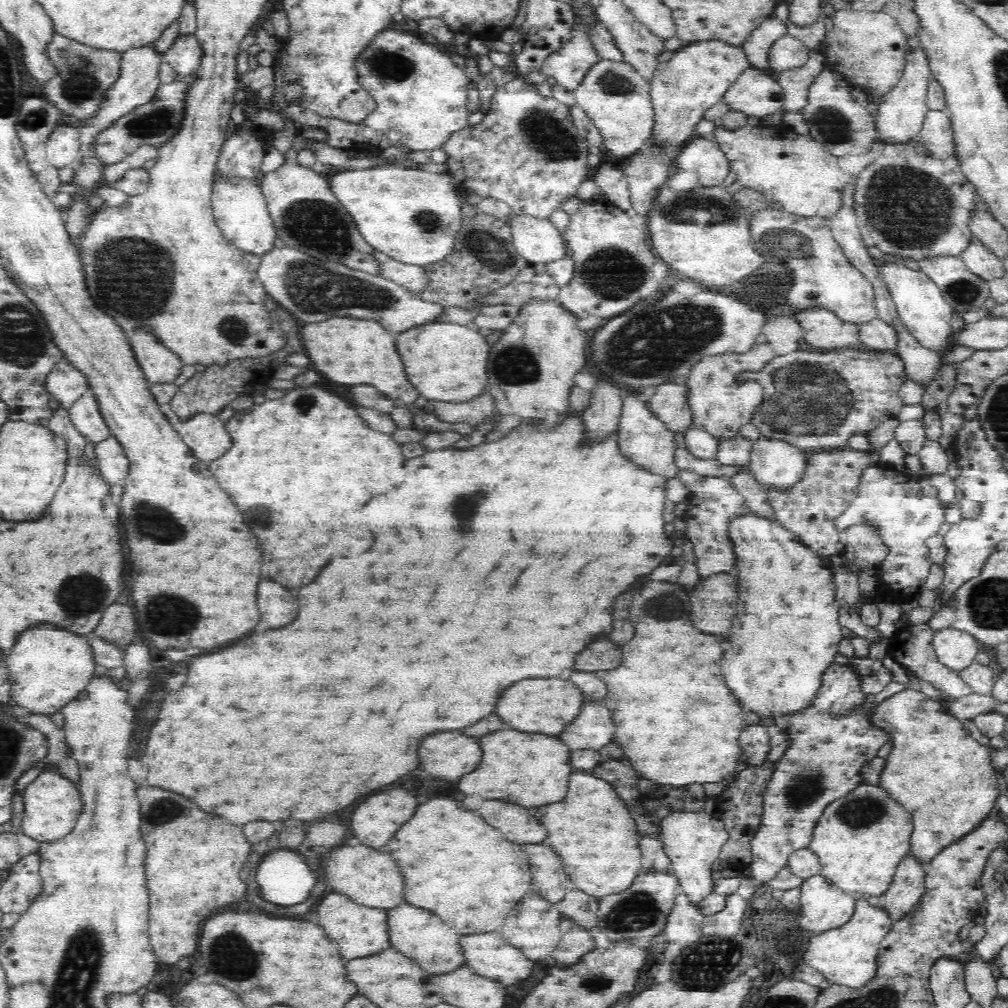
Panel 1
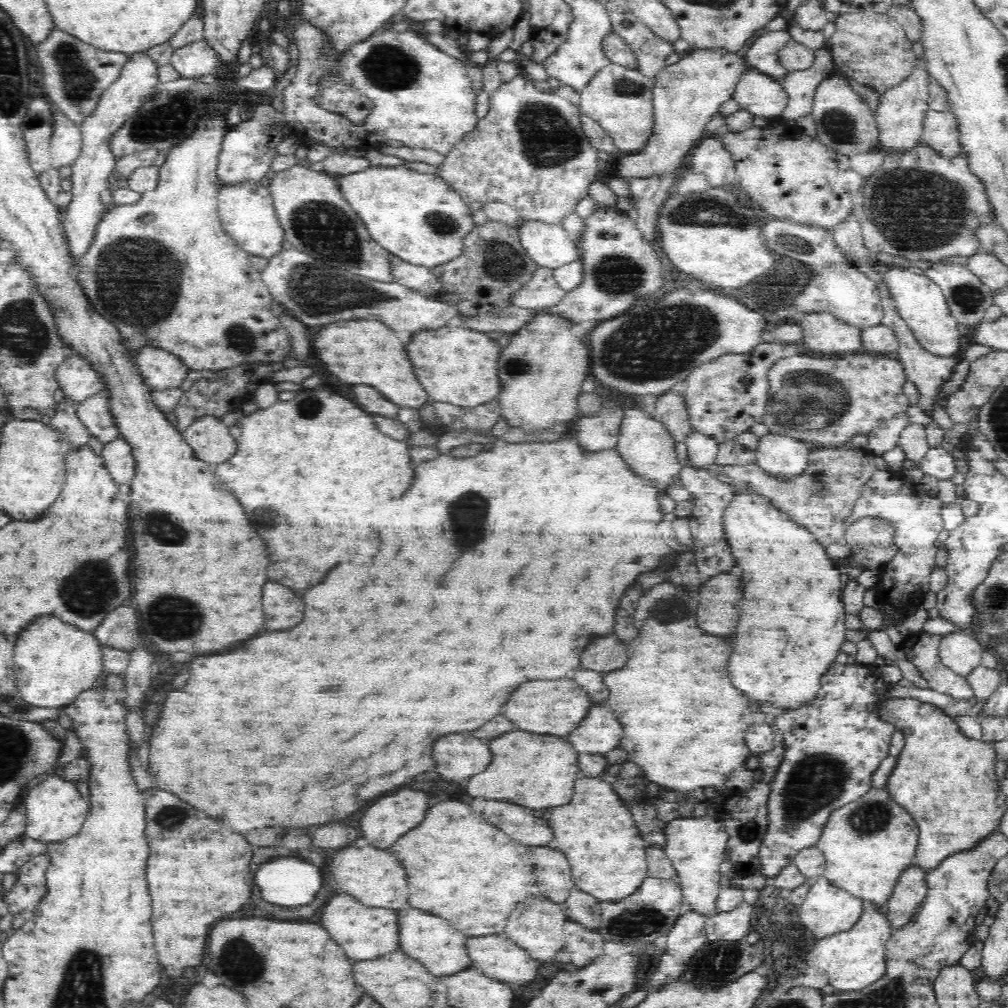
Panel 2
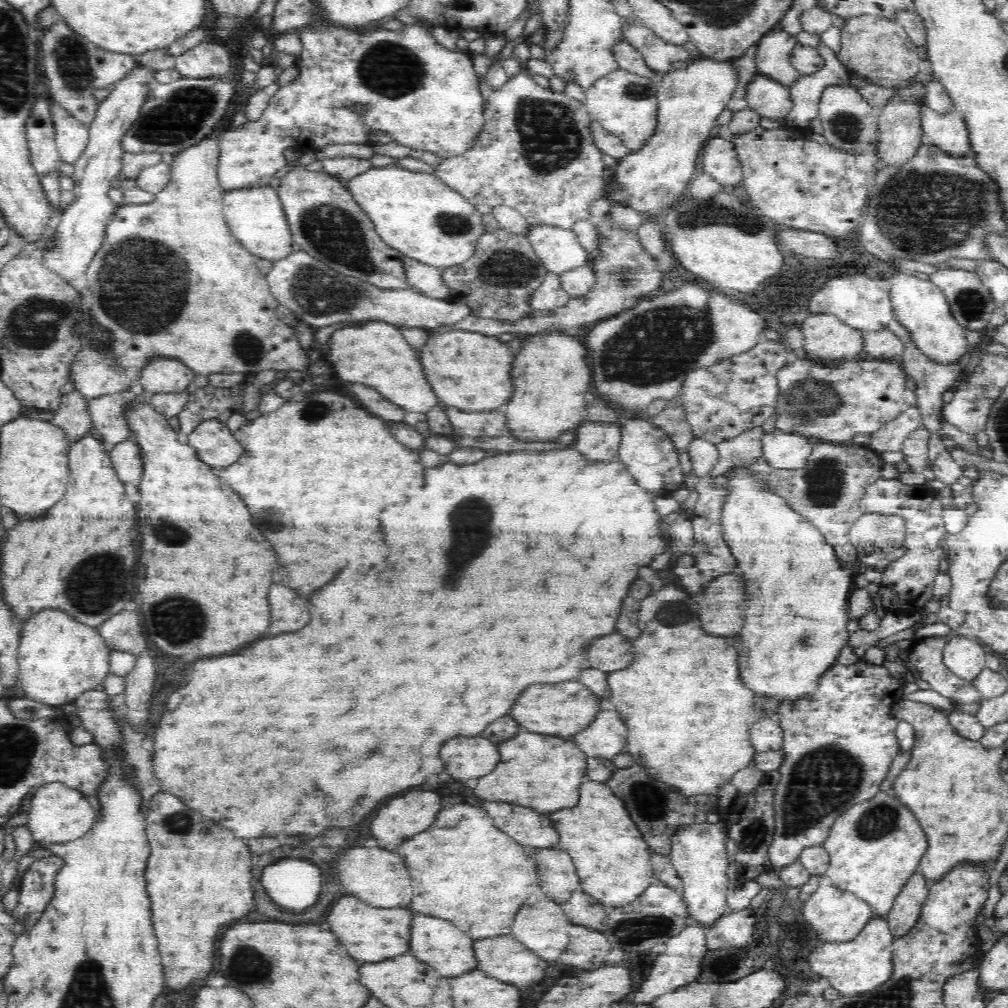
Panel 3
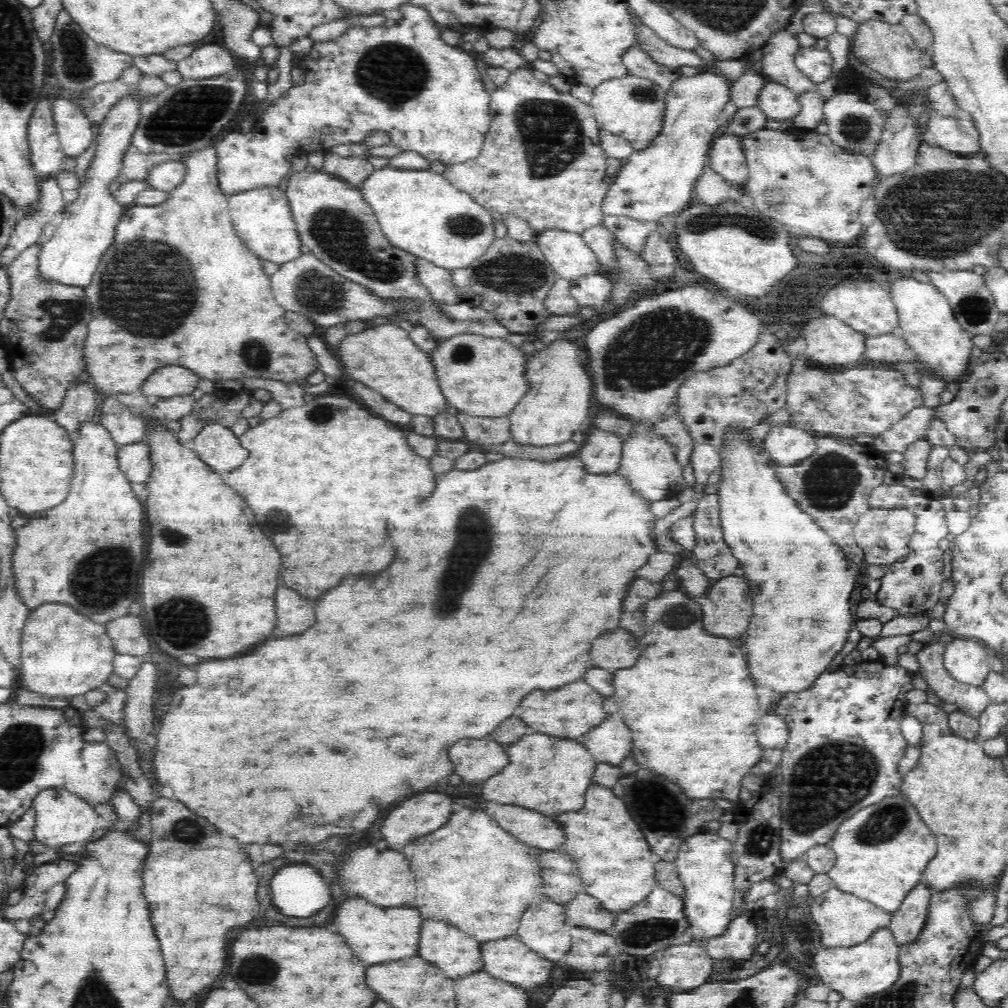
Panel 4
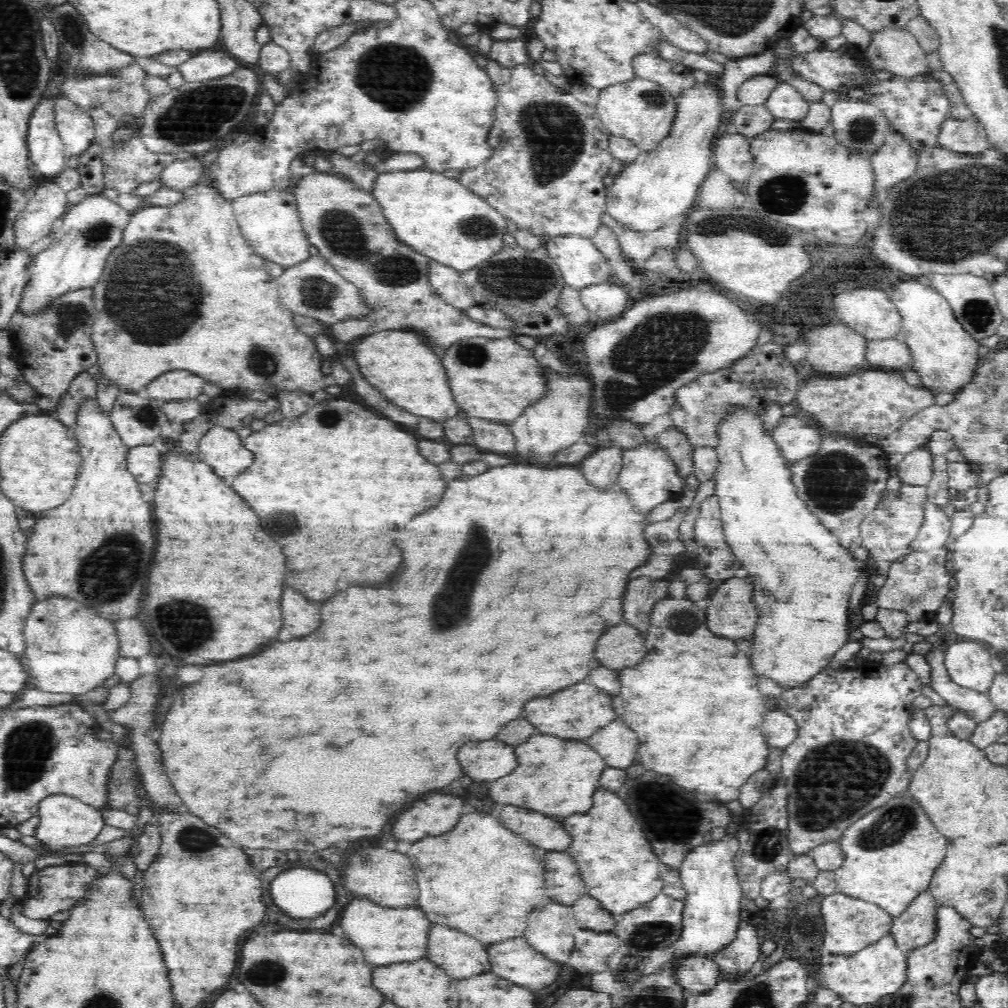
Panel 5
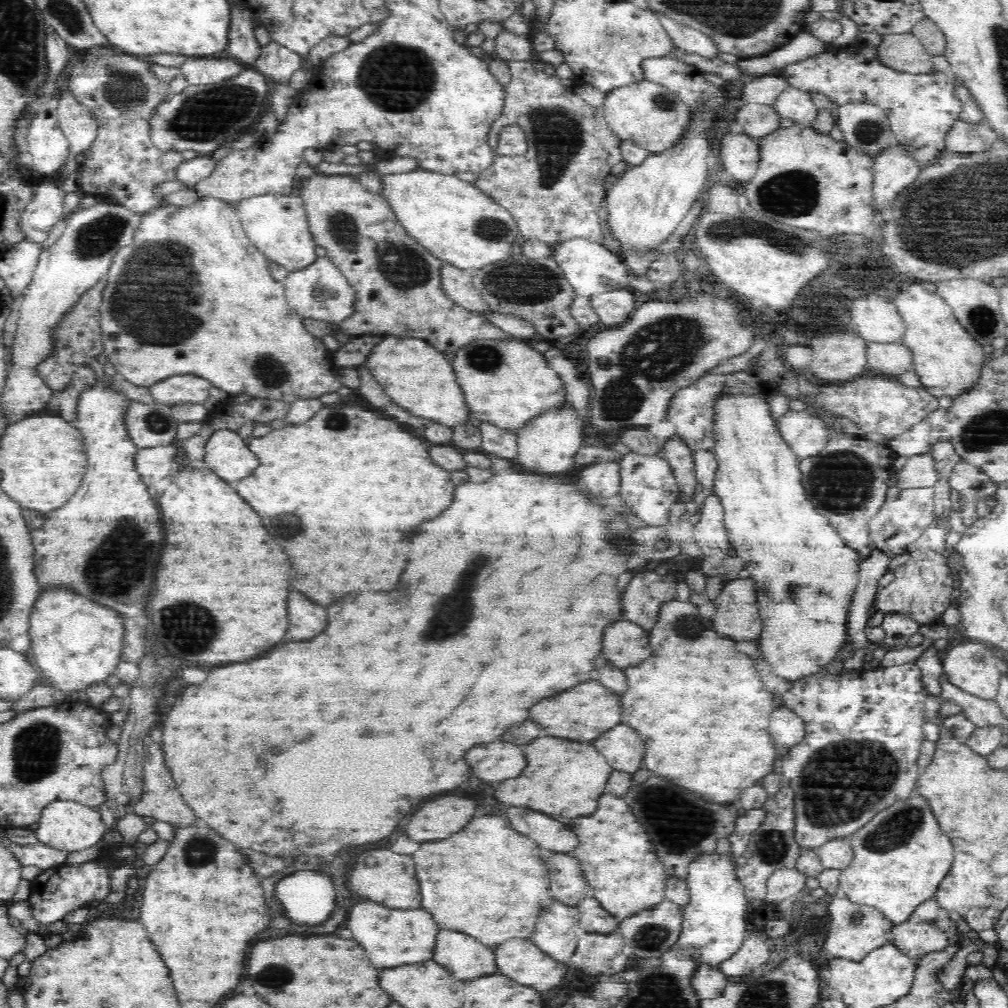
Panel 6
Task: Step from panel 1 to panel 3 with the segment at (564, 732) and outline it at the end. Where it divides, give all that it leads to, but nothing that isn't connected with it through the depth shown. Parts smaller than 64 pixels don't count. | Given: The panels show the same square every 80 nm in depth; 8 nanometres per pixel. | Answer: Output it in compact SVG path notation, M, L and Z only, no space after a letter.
M599 710L580 732L570 737L586 757L602 757L613 760L624 752L626 726L615 710Z

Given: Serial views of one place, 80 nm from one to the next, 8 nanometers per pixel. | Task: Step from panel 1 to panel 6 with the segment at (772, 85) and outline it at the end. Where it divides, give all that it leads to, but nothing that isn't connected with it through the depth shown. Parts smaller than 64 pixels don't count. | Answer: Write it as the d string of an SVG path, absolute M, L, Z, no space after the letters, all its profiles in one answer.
M790 84L780 91L771 107L780 118L790 118L802 127L811 126L811 120L814 120L818 110L806 91Z

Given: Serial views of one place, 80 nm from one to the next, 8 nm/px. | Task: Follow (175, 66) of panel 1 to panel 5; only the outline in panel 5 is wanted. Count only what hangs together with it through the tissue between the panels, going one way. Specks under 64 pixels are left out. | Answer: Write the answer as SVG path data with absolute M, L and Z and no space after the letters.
M212 47L211 49L202 49L194 52L189 60L182 62L182 64L177 67L177 71L182 73L185 81L214 80L237 72L238 64L236 64L228 52L225 53L222 52L222 50L216 50L215 47Z

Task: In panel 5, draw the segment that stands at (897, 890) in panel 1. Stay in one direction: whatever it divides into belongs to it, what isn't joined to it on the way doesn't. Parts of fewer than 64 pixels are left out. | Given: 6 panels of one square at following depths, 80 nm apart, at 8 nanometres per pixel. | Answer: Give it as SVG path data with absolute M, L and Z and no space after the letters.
M926 889L916 893L907 907L898 915L891 917L891 934L896 944L904 951L927 943L935 933L935 906L937 902L932 893Z

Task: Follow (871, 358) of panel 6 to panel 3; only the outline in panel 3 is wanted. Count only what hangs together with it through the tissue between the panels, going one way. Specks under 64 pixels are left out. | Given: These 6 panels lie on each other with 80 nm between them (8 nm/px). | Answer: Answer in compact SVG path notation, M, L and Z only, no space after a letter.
M887 327L863 332L863 355L869 358L892 360L900 356L904 345Z

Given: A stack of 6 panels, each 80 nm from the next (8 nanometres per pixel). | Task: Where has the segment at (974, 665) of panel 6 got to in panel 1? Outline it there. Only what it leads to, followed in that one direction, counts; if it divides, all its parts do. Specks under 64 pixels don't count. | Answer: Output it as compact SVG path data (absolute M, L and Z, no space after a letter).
M944 627L933 630L931 644L943 665L958 671L975 660L982 649L970 633L958 628Z

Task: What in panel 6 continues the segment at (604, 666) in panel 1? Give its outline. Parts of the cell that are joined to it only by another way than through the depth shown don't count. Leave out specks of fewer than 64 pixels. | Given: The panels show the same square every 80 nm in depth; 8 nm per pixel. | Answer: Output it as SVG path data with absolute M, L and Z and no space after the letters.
M622 618L604 630L600 654L616 668L633 667L650 656L648 638L648 631Z

